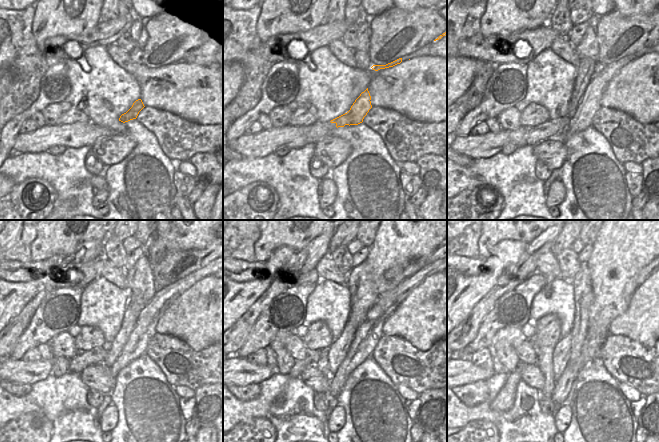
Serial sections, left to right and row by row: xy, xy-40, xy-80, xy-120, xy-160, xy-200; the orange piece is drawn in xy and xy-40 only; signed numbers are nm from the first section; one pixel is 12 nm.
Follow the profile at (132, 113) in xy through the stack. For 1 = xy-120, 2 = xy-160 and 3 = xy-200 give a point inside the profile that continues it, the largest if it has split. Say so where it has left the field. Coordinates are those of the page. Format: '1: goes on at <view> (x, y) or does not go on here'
1: goes on at xy-120 (145, 327)
2: goes on at xy-160 (367, 335)
3: goes on at xy-200 (563, 384)

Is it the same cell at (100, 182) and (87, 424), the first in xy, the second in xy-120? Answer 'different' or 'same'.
different

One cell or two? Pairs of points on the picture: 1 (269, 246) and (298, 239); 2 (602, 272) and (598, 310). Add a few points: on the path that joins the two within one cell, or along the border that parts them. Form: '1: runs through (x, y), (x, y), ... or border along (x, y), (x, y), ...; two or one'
1: runs through (276, 239), (291, 239); one
2: runs through (602, 281), (602, 301); one

